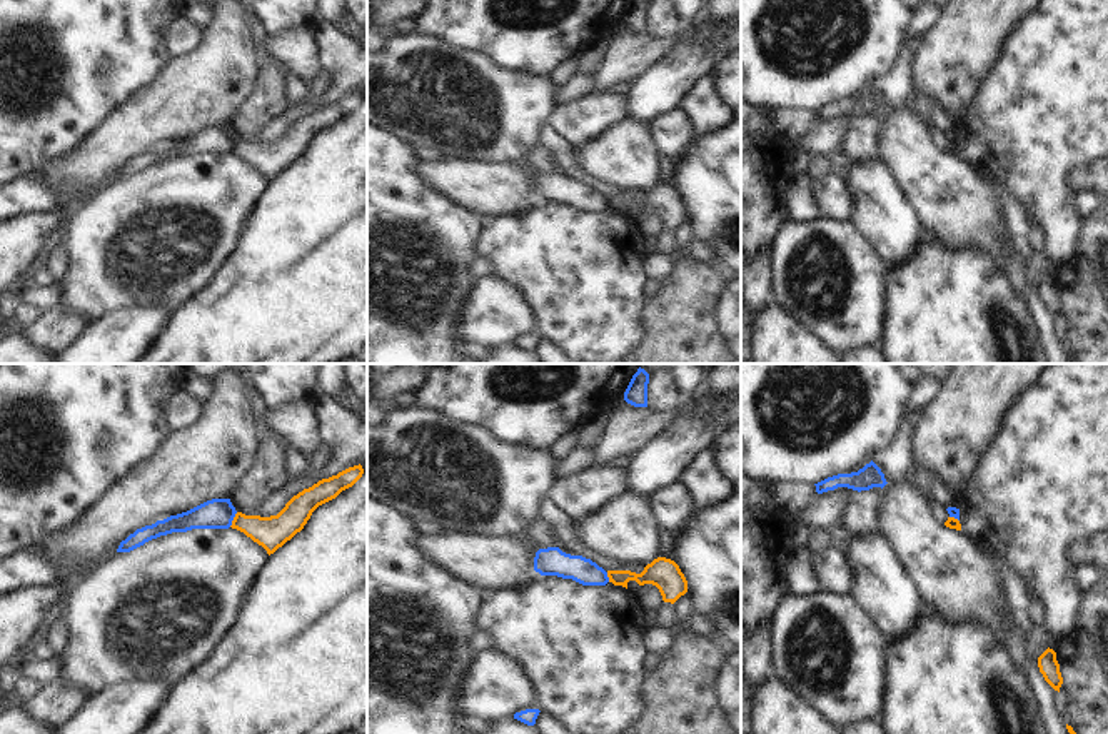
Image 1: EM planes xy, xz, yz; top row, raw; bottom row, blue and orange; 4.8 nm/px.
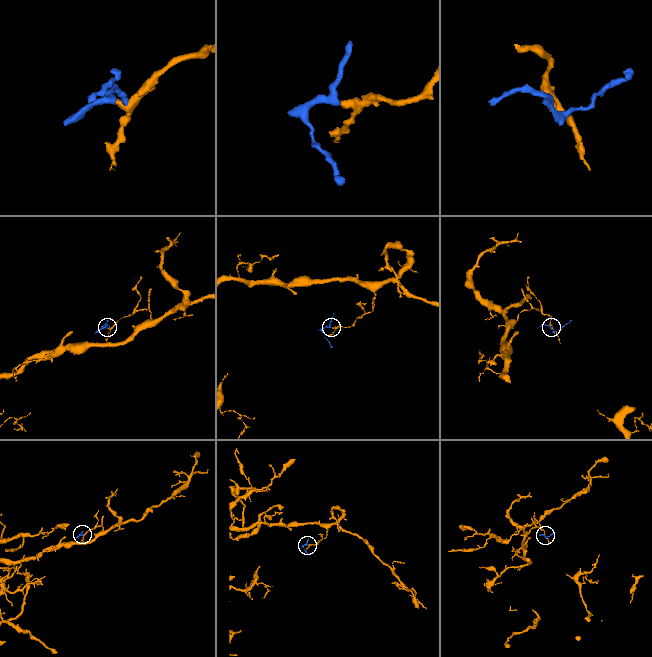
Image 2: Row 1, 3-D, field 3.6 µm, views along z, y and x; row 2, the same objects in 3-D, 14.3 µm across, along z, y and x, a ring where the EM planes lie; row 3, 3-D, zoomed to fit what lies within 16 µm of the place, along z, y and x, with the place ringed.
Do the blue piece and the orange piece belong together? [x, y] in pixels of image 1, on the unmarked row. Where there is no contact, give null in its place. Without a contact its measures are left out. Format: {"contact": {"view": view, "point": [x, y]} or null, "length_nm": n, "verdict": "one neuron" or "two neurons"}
{"contact": {"view": "xy", "point": [232, 145]}, "length_nm": 80, "verdict": "two neurons"}

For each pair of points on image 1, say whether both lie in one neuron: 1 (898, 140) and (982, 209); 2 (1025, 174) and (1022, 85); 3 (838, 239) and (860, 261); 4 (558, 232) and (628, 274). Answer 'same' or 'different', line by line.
1: same
2: same
3: same
4: same

